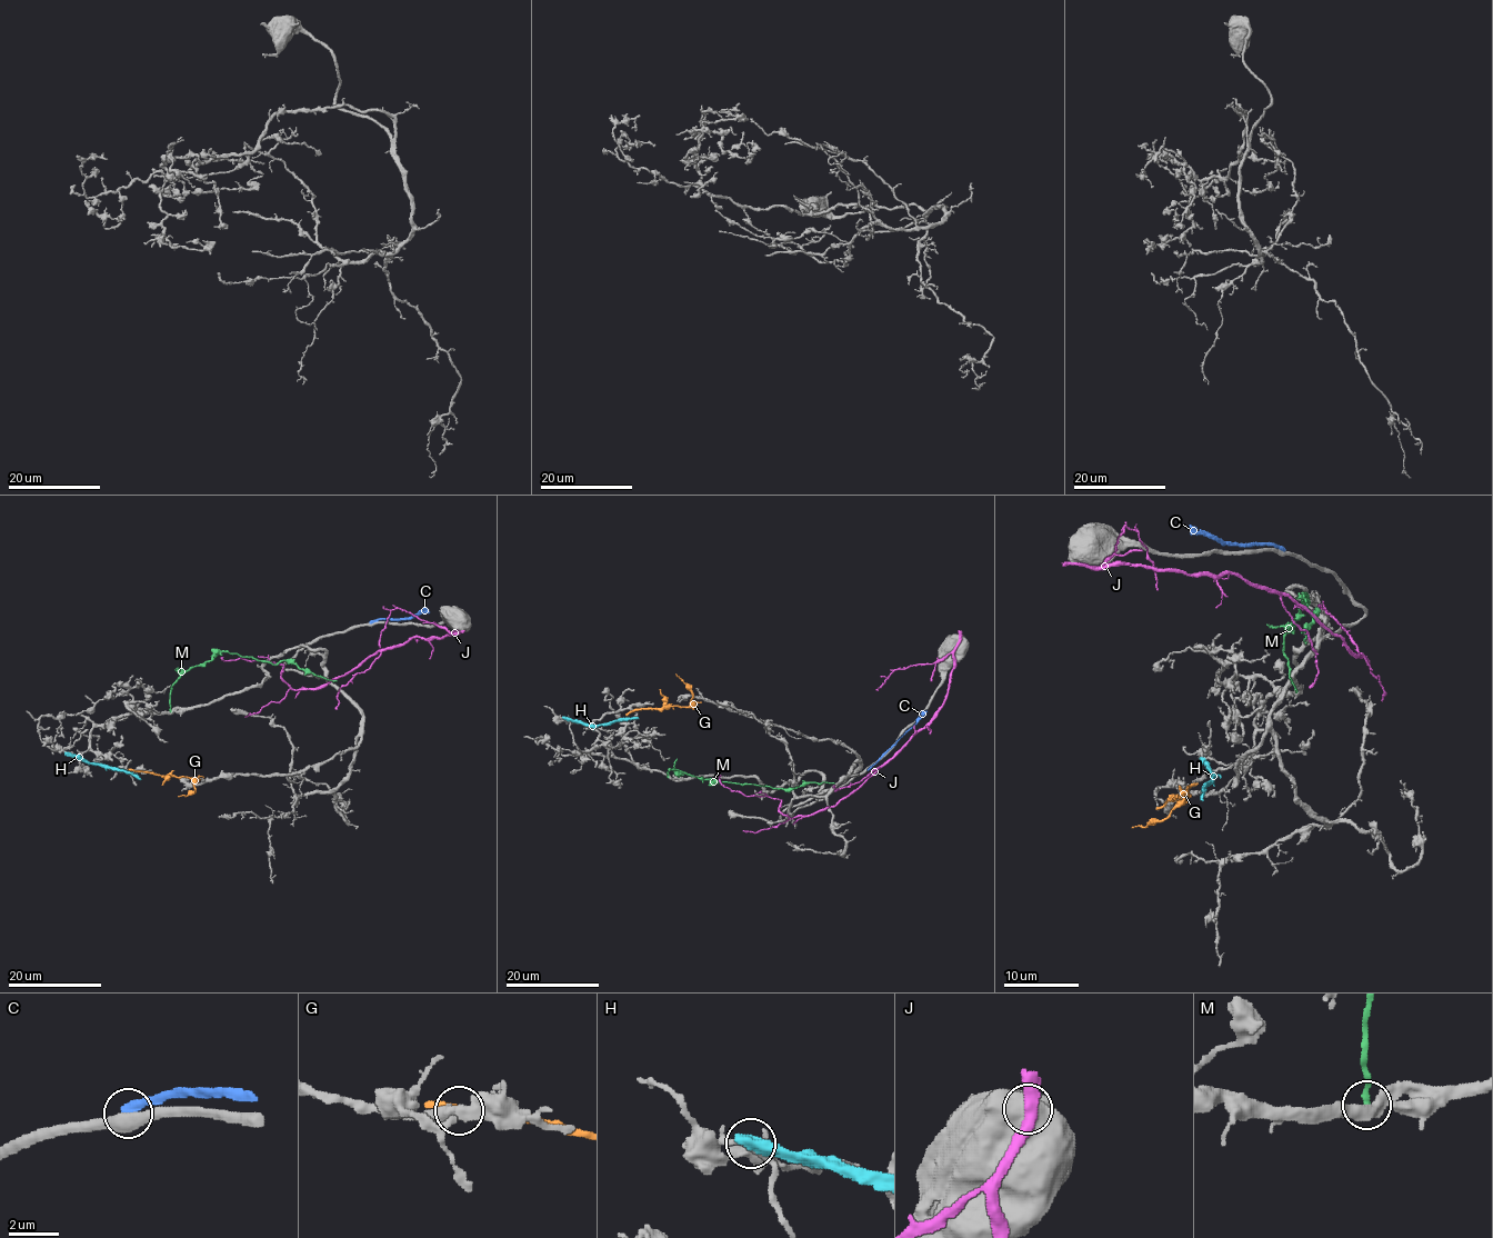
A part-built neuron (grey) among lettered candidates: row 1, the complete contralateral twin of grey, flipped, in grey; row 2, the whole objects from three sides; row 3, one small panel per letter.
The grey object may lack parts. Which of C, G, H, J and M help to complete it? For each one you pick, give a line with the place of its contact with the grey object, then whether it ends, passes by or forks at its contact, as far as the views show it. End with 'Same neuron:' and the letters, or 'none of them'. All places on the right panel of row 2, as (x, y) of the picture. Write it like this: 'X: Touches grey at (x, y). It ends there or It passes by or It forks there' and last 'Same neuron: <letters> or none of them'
Same neuron: none of them

